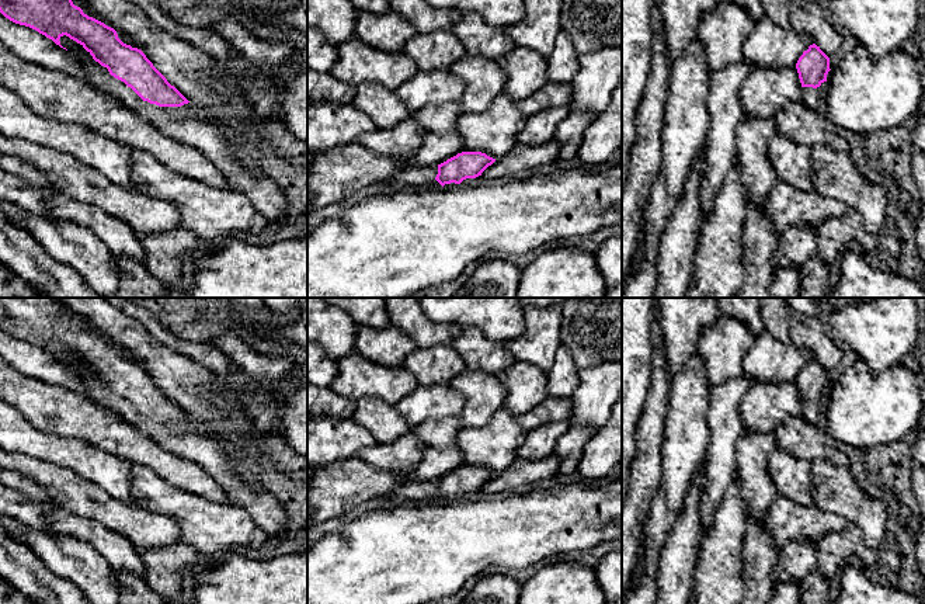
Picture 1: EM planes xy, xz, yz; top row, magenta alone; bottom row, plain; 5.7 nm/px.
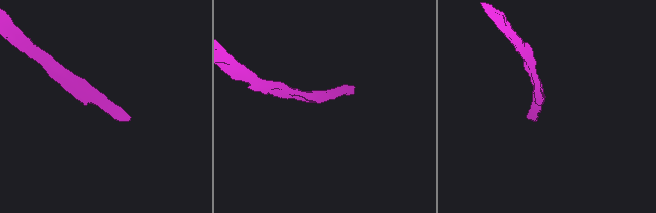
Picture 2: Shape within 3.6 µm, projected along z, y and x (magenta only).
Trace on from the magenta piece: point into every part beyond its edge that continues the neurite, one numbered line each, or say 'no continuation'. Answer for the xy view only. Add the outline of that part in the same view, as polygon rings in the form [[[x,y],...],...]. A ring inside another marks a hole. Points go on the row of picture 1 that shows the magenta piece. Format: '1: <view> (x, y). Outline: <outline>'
1: xy (181, 124). Outline: [[[74,56],[86,70],[83,80],[87,84],[124,103],[166,136],[201,150],[227,178],[230,190],[241,191],[269,225],[281,223],[288,209],[284,191],[255,164],[244,164],[222,132],[212,122],[198,117],[189,103],[181,107],[159,107],[143,101],[98,62]]]

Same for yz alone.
1: yz (812, 97). Outline: [[[825,81],[820,87],[801,87],[801,101],[813,111],[823,114],[825,111],[824,104]]]

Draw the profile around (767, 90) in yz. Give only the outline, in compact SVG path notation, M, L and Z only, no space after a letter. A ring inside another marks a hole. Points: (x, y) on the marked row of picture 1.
M796 66L754 67L740 87L740 98L745 117L775 117L787 103L801 100Z

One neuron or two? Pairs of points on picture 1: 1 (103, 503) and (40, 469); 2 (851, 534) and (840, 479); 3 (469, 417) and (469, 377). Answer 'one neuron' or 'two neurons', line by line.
1: one neuron
2: two neurons
3: one neuron

